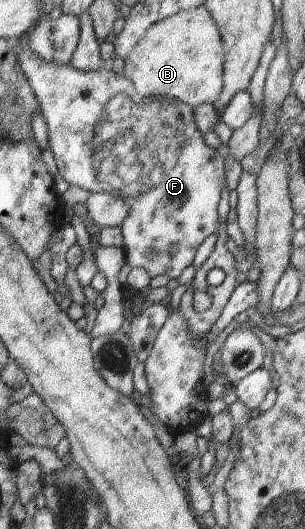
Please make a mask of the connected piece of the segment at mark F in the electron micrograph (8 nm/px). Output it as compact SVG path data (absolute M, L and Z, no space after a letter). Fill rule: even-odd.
M23 37L23 41L19 43L19 65L29 80L32 92L41 107L41 115L47 123L47 146L53 152L58 173L68 184L79 185L89 192L95 191L96 181L99 181L101 185L105 185L105 193L120 197L129 207L129 215L125 217L120 227L129 267L145 269L150 278L167 275L169 279L177 279L183 269L192 264L201 243L209 235L217 233L214 250L197 270L193 285L188 285L179 306L189 325L189 333L193 333L193 337L197 339L204 339L241 281L237 279L240 271L235 267L236 258L225 246L228 239L226 223L219 221L219 209L217 209L221 193L226 187L224 158L217 149L203 141L195 123L194 108L182 101L174 100L173 97L134 95L131 81L112 69L81 71L71 64L47 63L40 55L31 51L27 37ZM215 267L225 272L225 279L221 285L212 287L205 277ZM196 290L205 291L212 299L211 306L205 311L195 311L193 307L193 295Z

